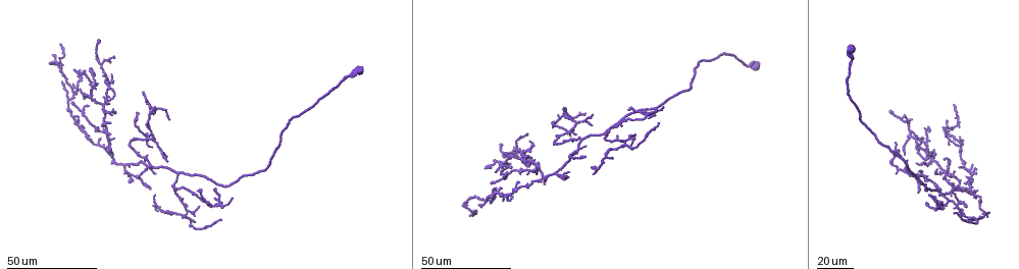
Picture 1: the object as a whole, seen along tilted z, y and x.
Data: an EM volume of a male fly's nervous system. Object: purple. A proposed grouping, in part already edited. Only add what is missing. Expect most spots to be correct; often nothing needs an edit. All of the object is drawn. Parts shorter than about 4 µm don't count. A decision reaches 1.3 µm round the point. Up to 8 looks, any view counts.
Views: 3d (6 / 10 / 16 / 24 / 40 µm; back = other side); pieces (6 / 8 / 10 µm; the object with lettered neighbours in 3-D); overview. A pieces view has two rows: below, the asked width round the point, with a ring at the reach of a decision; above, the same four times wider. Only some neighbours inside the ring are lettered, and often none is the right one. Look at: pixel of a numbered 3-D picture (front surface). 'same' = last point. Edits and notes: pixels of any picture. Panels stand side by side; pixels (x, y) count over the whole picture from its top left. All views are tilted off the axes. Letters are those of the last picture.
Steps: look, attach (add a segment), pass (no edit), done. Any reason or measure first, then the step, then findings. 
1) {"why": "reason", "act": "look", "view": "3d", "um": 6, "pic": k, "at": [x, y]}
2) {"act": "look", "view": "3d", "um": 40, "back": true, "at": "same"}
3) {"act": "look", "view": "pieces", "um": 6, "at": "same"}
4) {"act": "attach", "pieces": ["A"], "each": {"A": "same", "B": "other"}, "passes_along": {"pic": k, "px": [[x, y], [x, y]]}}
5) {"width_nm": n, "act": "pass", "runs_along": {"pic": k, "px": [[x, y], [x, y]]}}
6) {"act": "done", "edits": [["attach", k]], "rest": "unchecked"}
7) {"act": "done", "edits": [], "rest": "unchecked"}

{"why": "an open end", "act": "look", "view": "3d", "um": 40, "pic": 1, "at": [934, 150]}

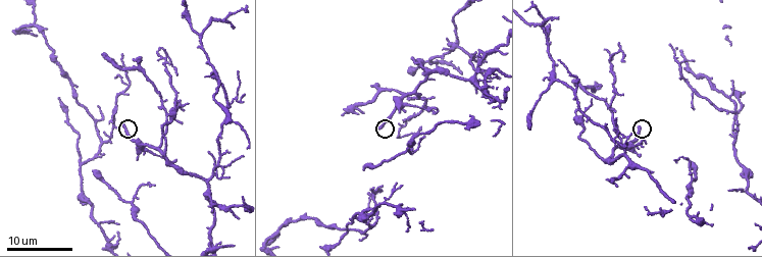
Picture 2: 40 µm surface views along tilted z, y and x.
{"why": "see the neighbours", "act": "look", "view": "pieces", "um": 8, "pic": 2, "at": [122, 126]}

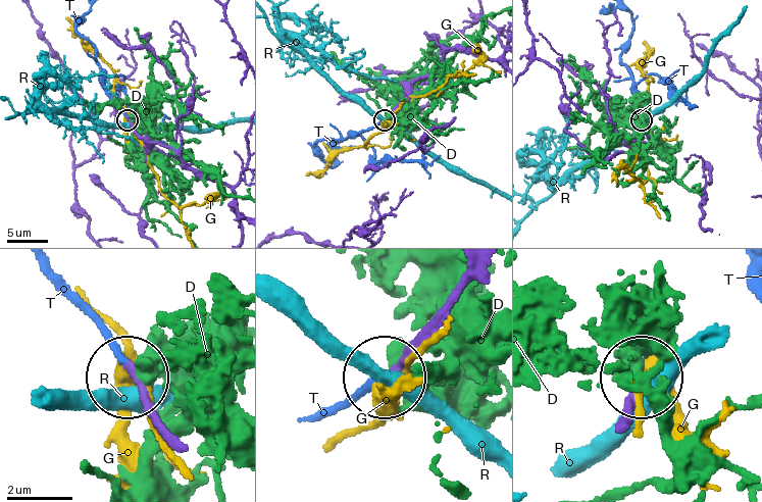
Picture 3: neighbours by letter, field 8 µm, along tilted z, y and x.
{"act": "attach", "pieces": ["T"], "each": {"D": "other", "G": "other", "R": "other", "T": "same"}, "found": "the neuron continues"}

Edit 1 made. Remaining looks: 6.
{"why": "tapers out", "act": "look", "view": "3d", "um": 24, "pic": 1, "at": [138, 111]}

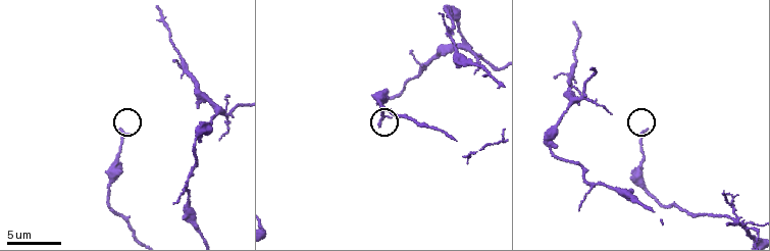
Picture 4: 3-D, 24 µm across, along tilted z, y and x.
{"act": "look", "view": "pieces", "um": 6, "pic": 4, "at": [390, 116]}

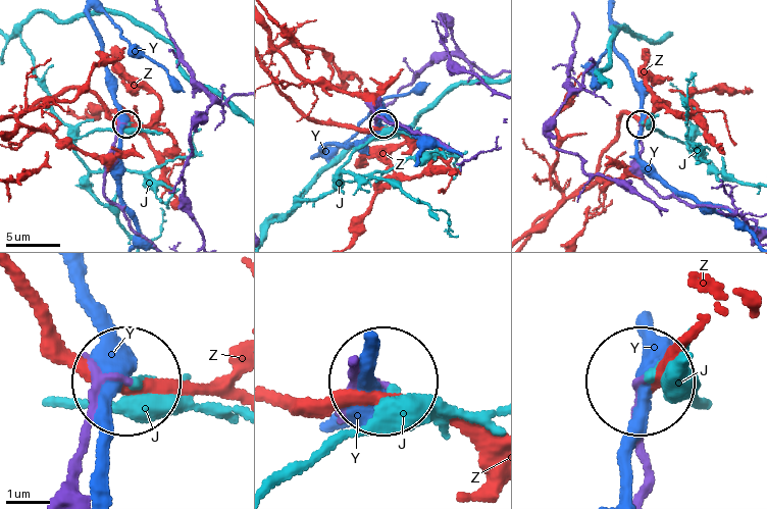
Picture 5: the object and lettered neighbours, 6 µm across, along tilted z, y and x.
{"act": "pass", "each": {"J": "other", "Y": "other", "Z": "other"}, "runs_along": {"pic": 5, "px": [[743, 219], [655, 189], [642, 169], [638, 123]]}, "found": "no lettered segment goes on from it"}

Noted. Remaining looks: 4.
{"why": "branch stops here", "act": "look", "view": "3d", "um": 40, "pic": 1, "at": [150, 189]}

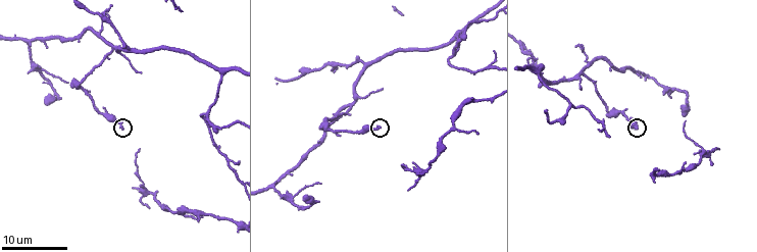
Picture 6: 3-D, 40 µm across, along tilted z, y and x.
{"act": "look", "view": "pieces", "um": 10, "pic": 6, "at": [381, 126]}

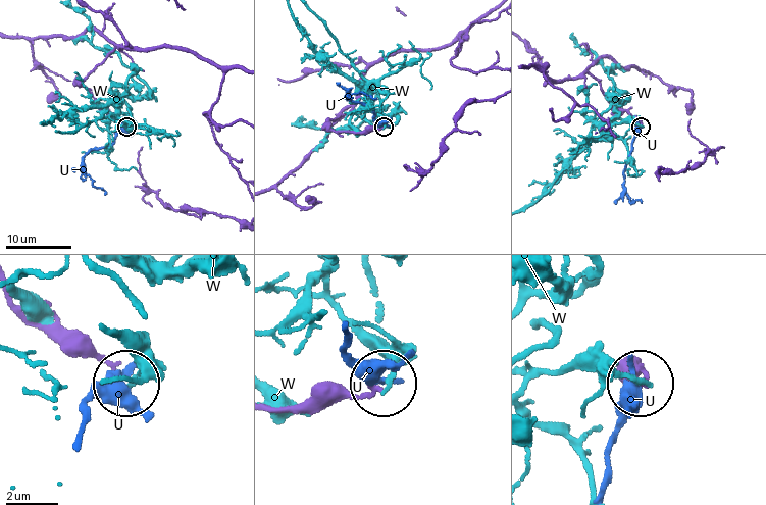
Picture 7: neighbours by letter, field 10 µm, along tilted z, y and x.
{"act": "pass", "each": {"U": "other", "W": "other"}, "runs_along": {"pic": 7, "px": [[277, 409], [325, 408], [377, 387]]}, "found": "none of them fits"}

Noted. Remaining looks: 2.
{"why": "tapers out", "act": "look", "view": "3d", "um": 40, "pic": 1, "at": [644, 109]}

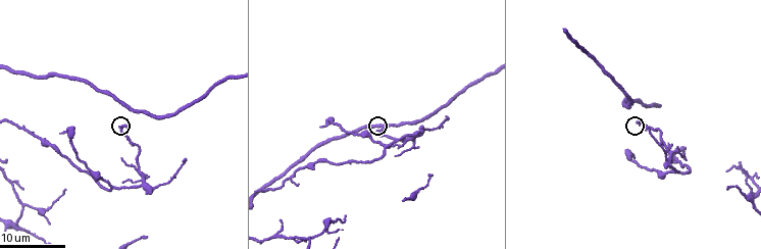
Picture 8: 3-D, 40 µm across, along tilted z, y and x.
{"act": "look", "view": "pieces", "um": 6, "pic": 8, "at": [639, 122]}

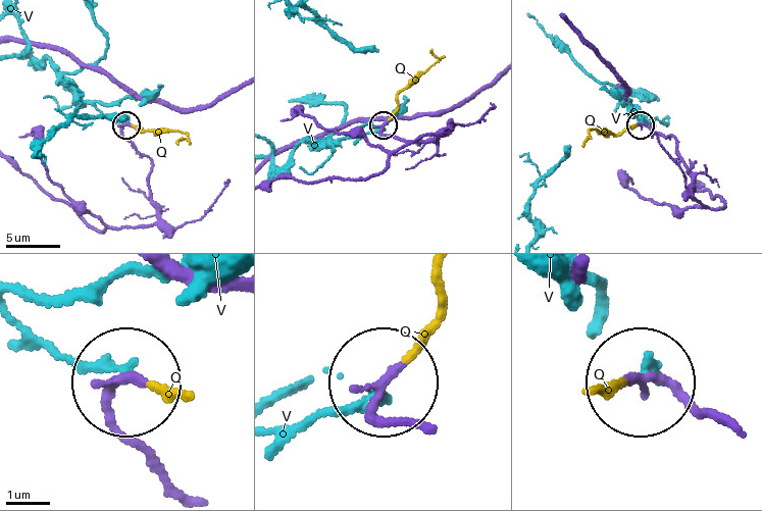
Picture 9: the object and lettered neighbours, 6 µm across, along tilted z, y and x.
{"act": "attach", "pieces": ["Q"], "each": {"Q": "same", "V": "other"}, "passes_along": {"pic": 9, "px": [[151, 466], [118, 425], [119, 389], [126, 379], [168, 390]]}, "found": "it goes on there"}

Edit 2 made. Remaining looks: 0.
{"act": "done", "edits": [["attach", 3], ["attach", 9]], "rest": "unchecked"}

